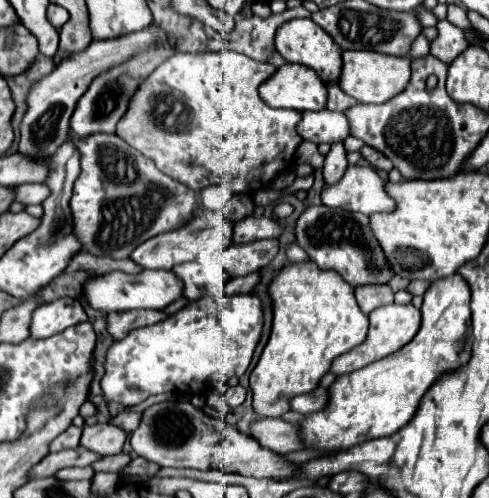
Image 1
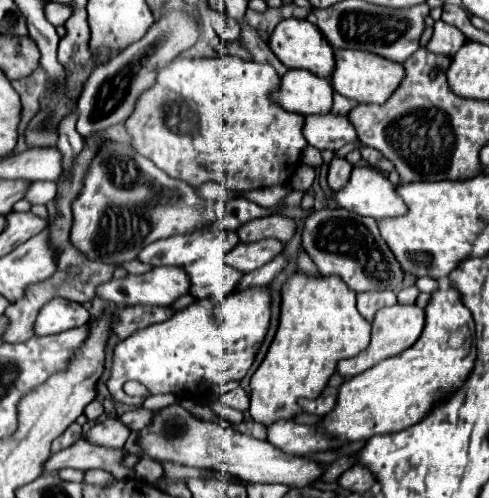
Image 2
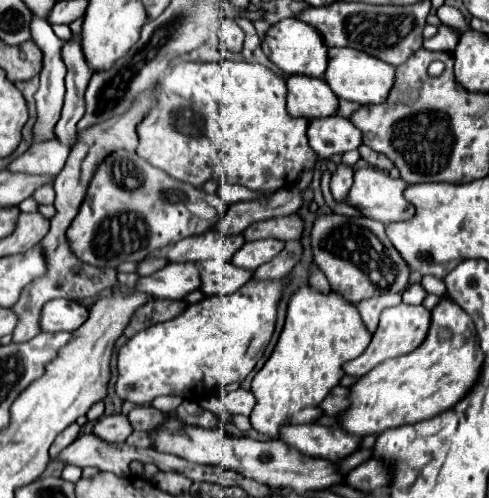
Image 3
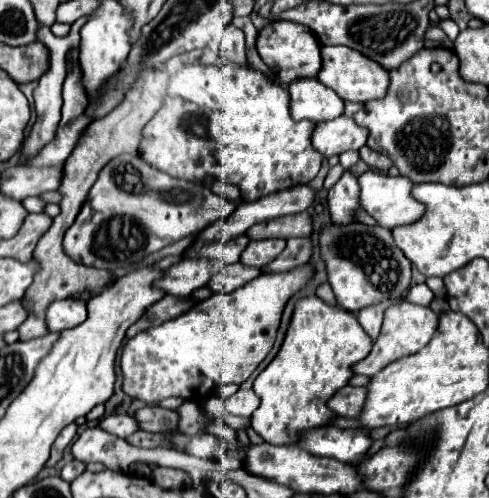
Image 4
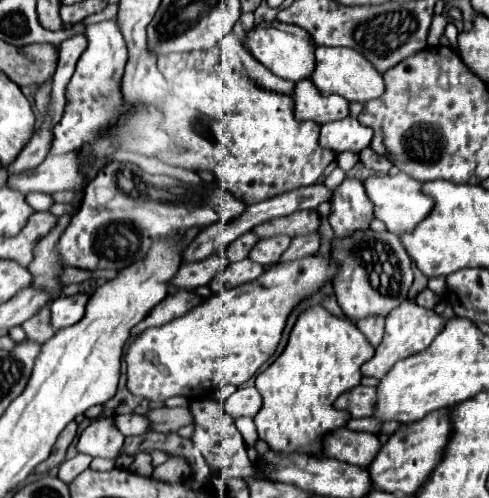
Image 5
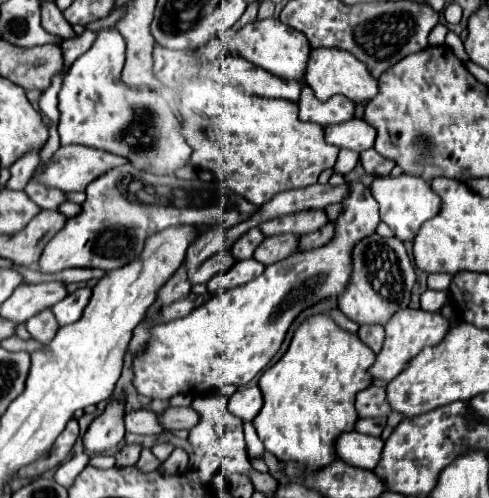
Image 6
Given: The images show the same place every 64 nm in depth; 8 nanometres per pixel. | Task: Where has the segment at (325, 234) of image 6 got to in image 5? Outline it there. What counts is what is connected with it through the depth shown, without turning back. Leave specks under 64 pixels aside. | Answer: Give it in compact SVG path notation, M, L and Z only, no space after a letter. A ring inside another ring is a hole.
M318 234L292 238L292 242L290 242L288 250L282 254L280 262L292 262L292 260L300 260L300 258L306 258L306 256L314 256L316 250L318 250L318 242L320 242Z

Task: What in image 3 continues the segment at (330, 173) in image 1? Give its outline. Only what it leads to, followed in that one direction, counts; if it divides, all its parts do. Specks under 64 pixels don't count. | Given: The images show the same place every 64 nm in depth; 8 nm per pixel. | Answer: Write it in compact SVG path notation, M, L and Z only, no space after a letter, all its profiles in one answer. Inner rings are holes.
M340 162L336 166L336 170L332 172L332 180L330 180L330 190L332 190L334 200L344 202L350 186L352 186L352 174L354 174L354 170L348 164Z

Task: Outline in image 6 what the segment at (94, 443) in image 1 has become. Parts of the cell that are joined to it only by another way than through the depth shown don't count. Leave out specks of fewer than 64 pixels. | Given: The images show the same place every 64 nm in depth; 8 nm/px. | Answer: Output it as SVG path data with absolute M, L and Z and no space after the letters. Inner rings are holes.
M136 410L124 416L124 426L126 432L132 434L160 434L162 428L156 420L156 412L150 410Z

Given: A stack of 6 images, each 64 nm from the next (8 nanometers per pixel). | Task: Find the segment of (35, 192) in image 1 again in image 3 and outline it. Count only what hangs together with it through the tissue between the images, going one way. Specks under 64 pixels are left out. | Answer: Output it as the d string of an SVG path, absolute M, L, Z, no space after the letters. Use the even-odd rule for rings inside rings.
M44 184L44 186L40 186L40 188L32 194L32 198L34 198L38 204L52 204L52 202L54 202L52 184Z

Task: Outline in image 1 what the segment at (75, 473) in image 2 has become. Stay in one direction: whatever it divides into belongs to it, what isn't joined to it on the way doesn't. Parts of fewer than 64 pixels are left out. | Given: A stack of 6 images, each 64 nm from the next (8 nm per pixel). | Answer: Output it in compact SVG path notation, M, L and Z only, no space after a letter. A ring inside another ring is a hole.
M62 468L56 478L60 480L80 480L80 478L92 478L94 476L94 470L92 468Z

